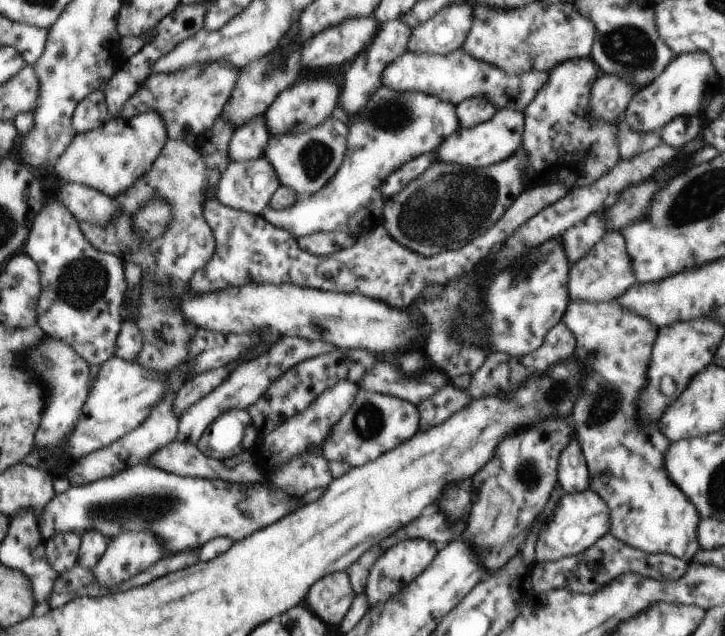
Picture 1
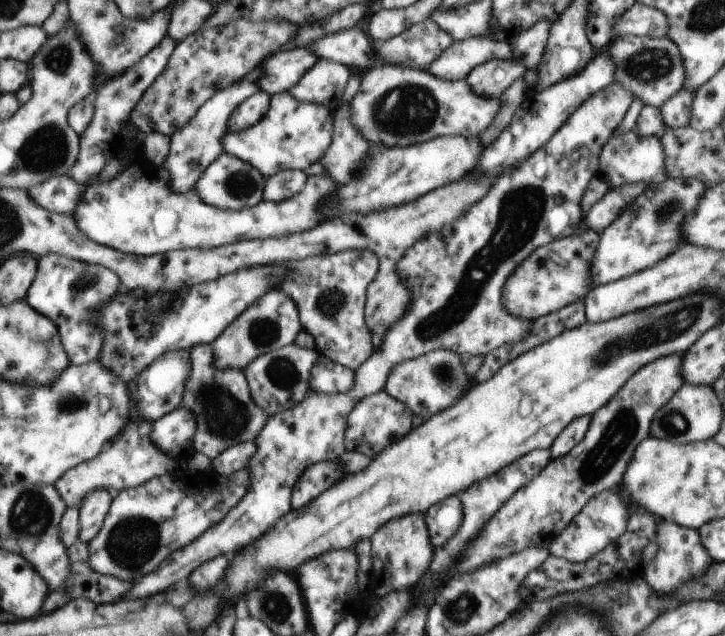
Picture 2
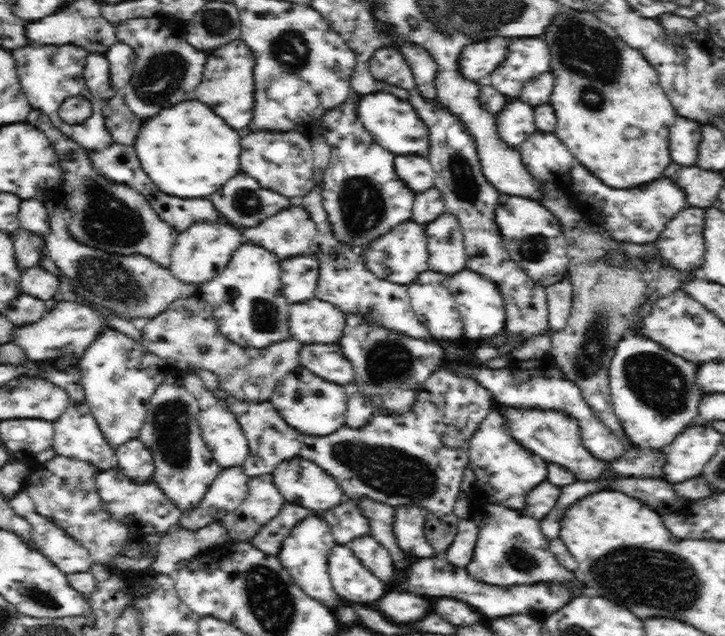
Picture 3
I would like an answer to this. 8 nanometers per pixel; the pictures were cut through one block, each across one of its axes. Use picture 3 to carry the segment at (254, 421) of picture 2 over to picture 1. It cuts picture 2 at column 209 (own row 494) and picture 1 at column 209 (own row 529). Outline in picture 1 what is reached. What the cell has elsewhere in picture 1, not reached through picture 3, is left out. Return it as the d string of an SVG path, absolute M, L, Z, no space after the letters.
M236 409L220 414L195 445L209 458L223 460L251 449L257 435L248 410Z

